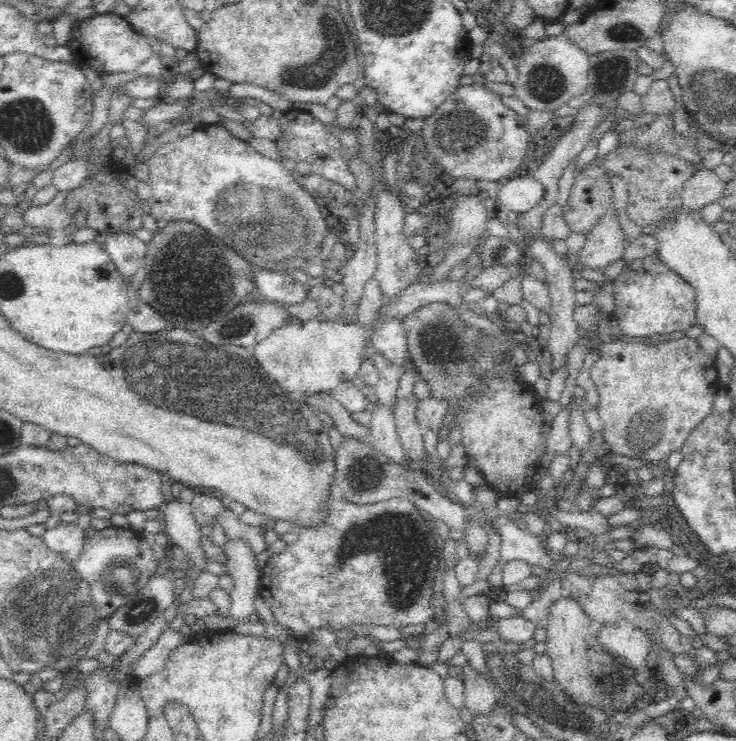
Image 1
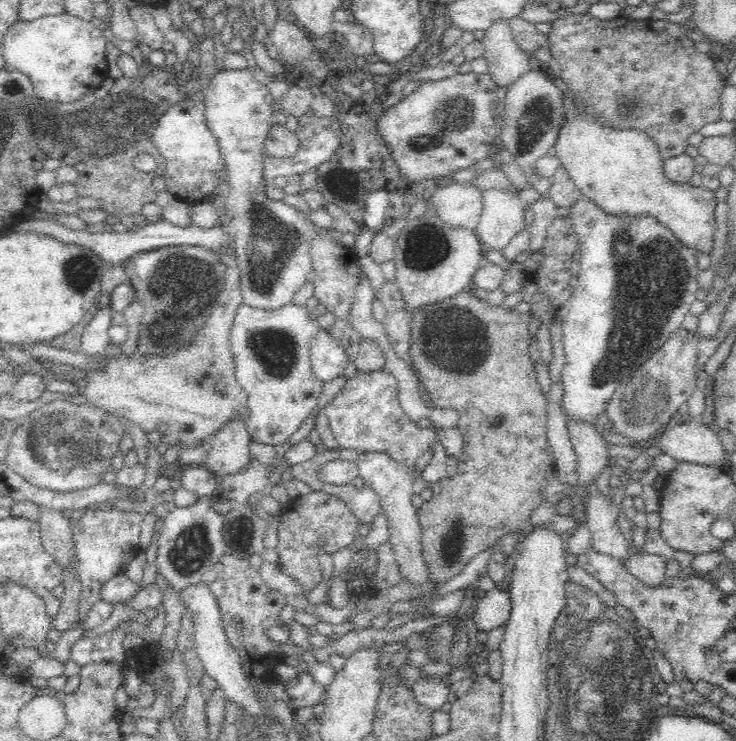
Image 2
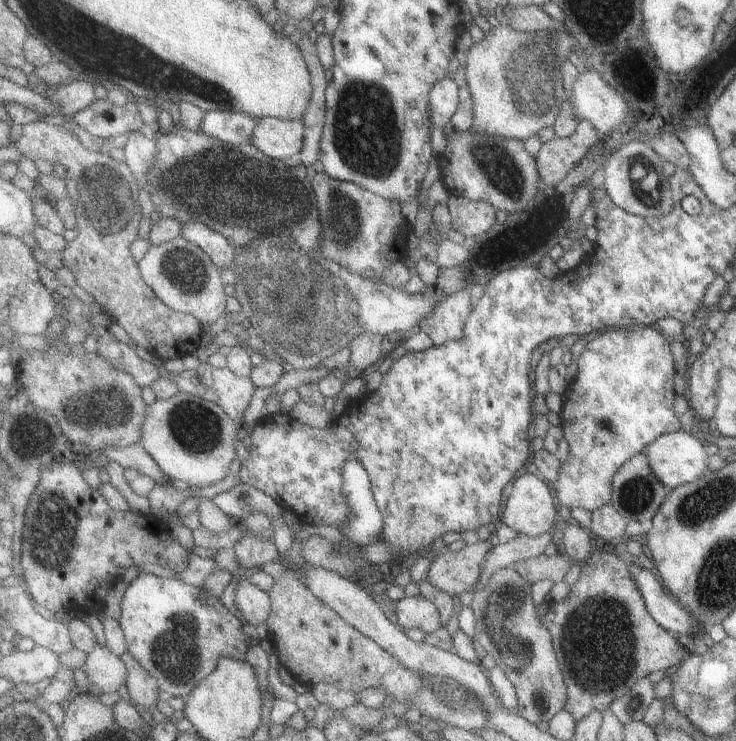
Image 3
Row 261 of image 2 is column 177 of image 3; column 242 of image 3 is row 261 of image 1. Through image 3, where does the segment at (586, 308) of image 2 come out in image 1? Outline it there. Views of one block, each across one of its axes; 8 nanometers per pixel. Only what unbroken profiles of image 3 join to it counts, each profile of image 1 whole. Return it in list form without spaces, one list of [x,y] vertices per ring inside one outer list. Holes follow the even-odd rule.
[[[654,254],[626,260],[626,256],[620,256],[624,262],[620,276],[614,280],[614,318],[616,328],[622,338],[634,338],[642,340],[646,336],[662,336],[670,332],[686,332],[690,326],[698,324],[696,318],[696,296],[690,284],[686,284],[676,272],[668,270],[660,258]]]

